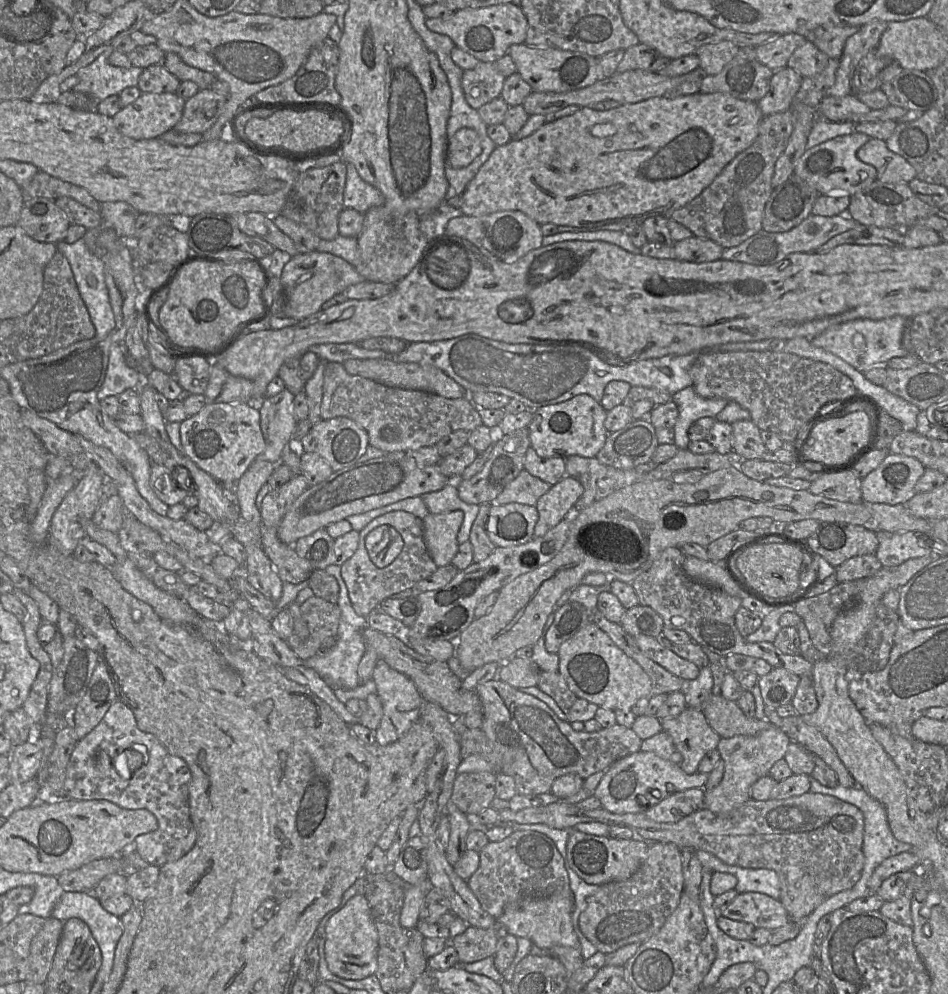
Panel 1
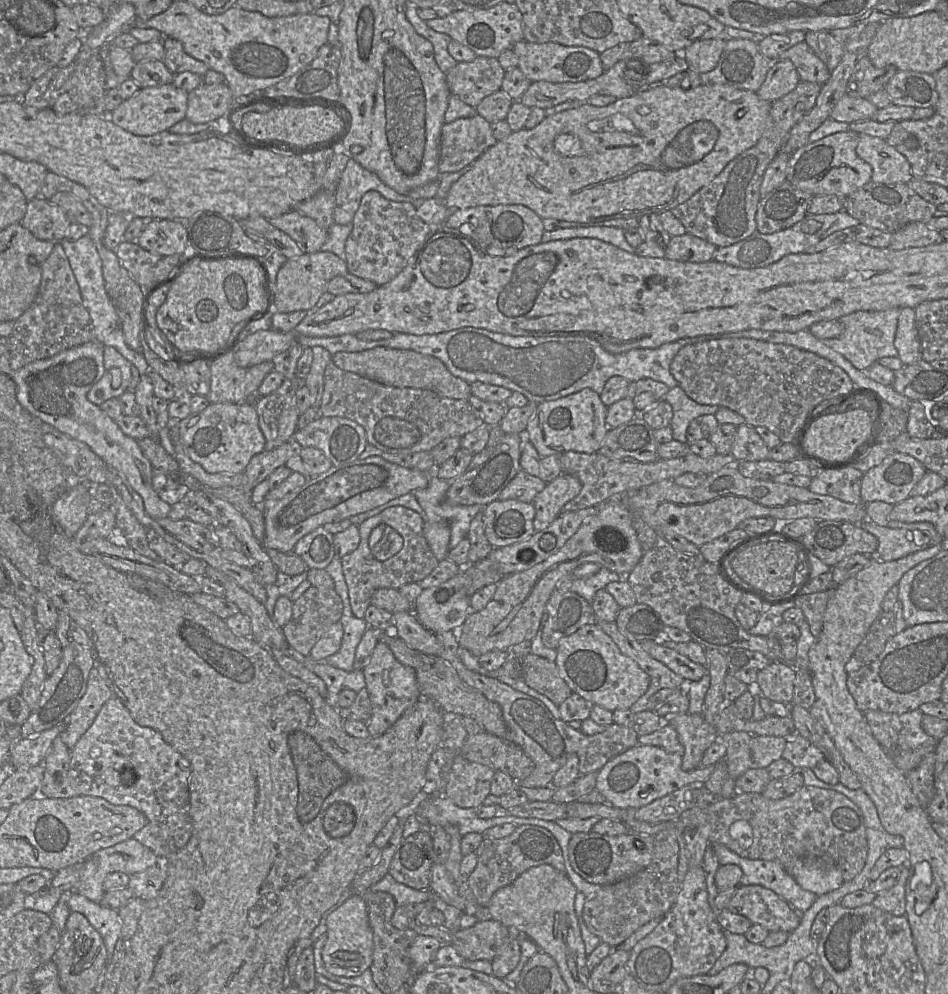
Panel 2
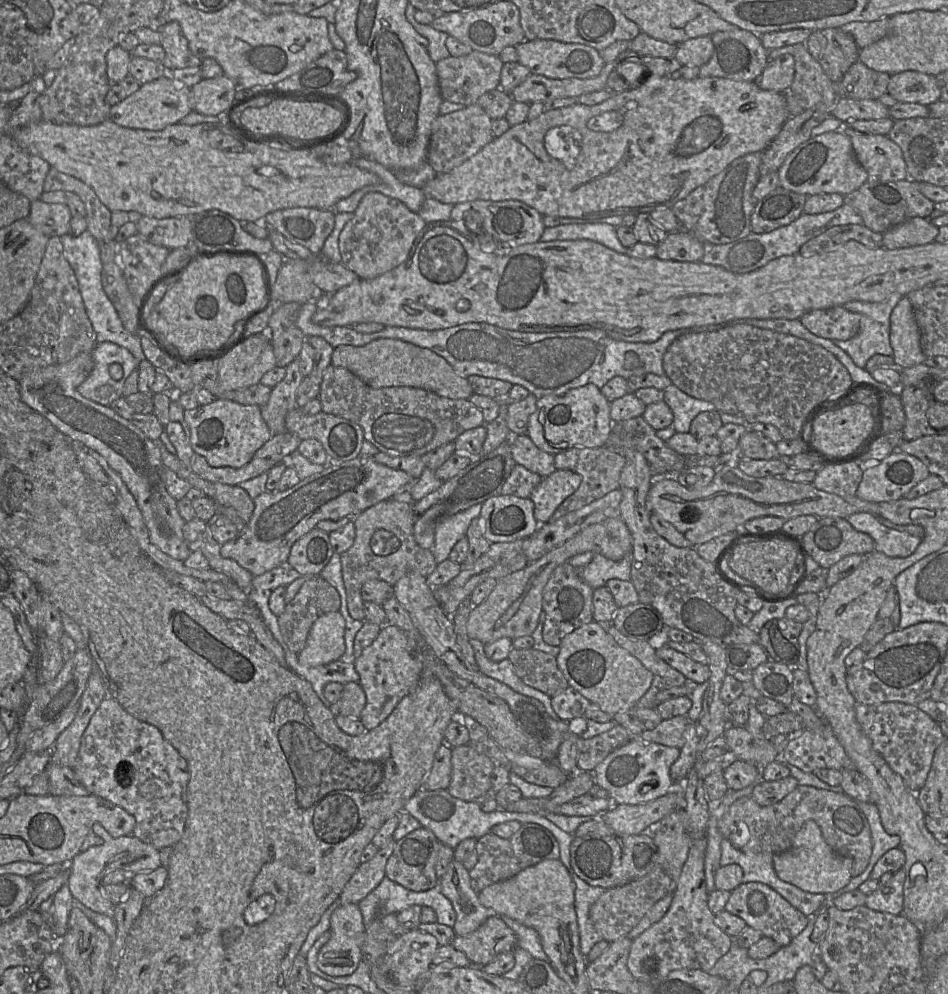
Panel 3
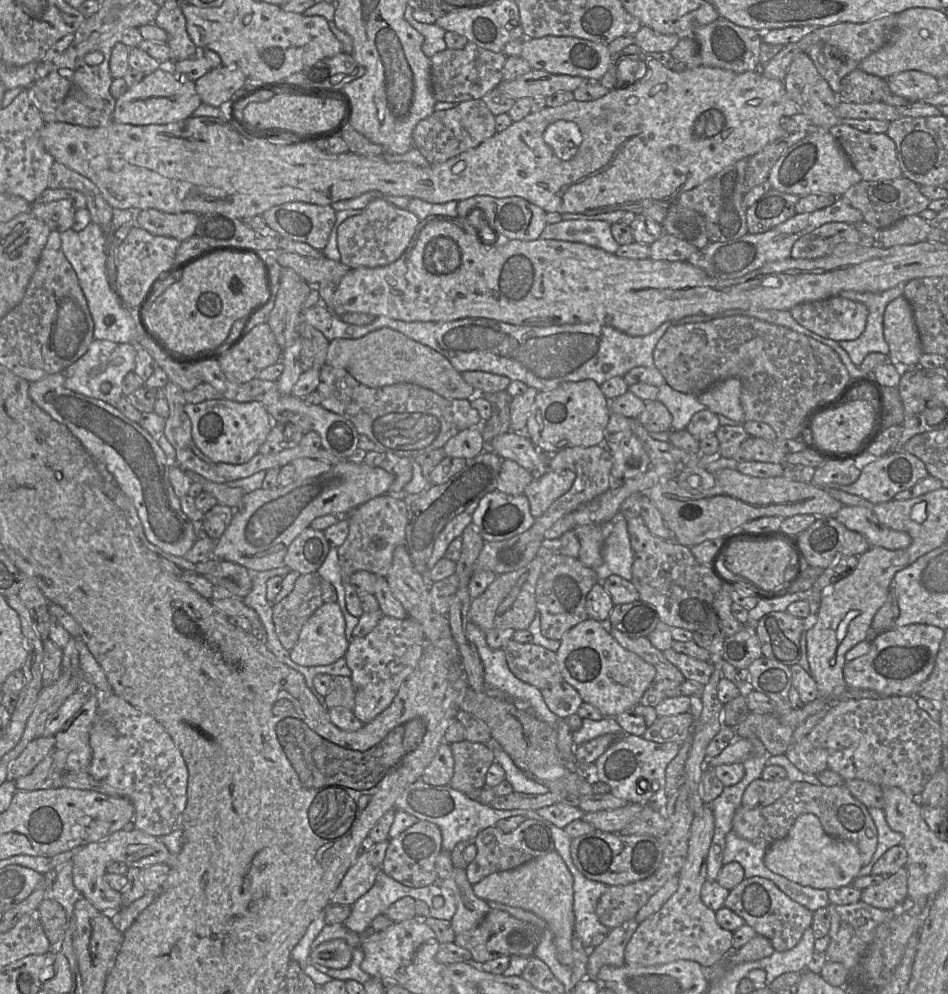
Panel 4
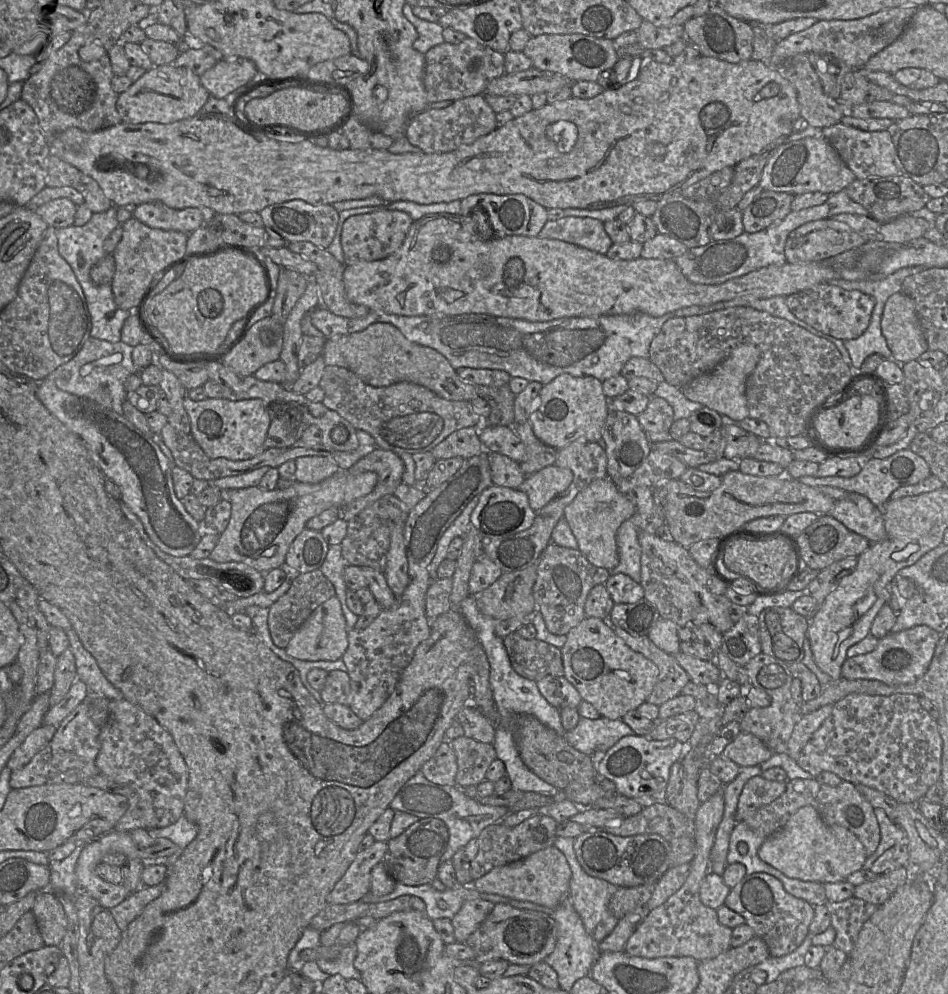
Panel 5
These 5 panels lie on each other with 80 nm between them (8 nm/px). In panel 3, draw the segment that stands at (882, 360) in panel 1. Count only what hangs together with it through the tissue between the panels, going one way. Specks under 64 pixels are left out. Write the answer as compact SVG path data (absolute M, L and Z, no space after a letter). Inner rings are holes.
M894 293L882 302L850 301L843 305L847 310L861 314L860 329L853 338L832 340L859 368L876 354L892 356L890 345L890 315L903 296Z

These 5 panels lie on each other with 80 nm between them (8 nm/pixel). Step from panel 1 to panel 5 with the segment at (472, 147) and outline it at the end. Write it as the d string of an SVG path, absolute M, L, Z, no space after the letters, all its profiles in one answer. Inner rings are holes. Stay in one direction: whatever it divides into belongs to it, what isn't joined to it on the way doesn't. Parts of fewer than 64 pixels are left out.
M478 94L455 100L445 108L433 109L428 107L417 113L408 122L405 136L411 144L425 153L451 152L461 145L473 143L496 129L495 116L496 113L487 103L484 95Z

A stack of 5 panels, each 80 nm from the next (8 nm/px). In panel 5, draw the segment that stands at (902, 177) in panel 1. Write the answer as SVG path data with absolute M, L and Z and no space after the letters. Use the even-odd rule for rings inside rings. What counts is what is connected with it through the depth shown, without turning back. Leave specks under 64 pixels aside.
M840 122L823 128L822 136L833 146L843 162L858 179L899 174L899 169L894 162L894 144L887 130L863 131Z

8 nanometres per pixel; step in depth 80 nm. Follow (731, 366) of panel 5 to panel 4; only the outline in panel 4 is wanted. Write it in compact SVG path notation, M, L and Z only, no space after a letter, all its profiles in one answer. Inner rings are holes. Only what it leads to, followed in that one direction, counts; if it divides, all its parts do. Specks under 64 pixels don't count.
M729 378L700 393L697 398L713 413L743 424L746 420L740 401L741 391L741 381Z

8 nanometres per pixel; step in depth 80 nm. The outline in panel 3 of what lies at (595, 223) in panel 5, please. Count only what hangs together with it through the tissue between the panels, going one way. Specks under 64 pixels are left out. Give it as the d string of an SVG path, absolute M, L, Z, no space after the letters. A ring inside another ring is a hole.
M571 223L545 227L540 241L554 240L590 240L620 254L625 254L627 250L617 238L616 227L607 223Z

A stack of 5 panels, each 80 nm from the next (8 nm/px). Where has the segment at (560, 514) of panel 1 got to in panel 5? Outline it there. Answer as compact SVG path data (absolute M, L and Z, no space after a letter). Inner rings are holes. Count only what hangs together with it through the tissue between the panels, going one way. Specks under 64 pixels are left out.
M550 465L526 475L519 489L527 494L529 505L536 512L566 490L572 481L573 473L569 468Z

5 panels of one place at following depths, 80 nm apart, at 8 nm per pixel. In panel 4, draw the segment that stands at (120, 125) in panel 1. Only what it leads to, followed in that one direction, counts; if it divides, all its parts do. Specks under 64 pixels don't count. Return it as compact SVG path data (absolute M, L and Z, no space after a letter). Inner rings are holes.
M161 64L160 68L145 75L139 83L128 88L116 99L113 120L132 125L169 124L189 118L201 103L195 82L185 79Z

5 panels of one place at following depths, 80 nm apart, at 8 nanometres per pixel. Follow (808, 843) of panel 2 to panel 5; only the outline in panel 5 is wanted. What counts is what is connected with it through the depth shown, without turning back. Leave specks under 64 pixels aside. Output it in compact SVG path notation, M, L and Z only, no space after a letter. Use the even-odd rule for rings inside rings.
M812 779L787 780L785 792L772 803L765 805L744 821L747 826L765 838L781 829L790 817L800 808L811 806L819 813L823 821L829 825L840 825L852 832L863 844L866 857L877 849L881 834L873 806L860 794L855 784L842 781L838 786L831 787Z

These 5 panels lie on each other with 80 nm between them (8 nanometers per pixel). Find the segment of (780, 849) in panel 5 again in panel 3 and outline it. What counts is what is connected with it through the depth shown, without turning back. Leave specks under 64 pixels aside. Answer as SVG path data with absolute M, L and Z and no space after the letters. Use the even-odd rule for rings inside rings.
M806 821L796 833L789 850L773 855L773 867L777 876L798 888L811 892L822 893L831 897L844 888L851 880L853 861L850 857L834 852L826 843L819 825Z

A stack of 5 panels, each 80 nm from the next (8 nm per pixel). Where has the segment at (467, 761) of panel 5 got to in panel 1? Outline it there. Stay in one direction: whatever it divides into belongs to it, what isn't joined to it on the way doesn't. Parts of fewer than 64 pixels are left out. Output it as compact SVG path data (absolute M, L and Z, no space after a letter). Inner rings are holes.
M490 772L457 774L450 797L451 803L467 816L476 816L489 808L496 797L496 774Z

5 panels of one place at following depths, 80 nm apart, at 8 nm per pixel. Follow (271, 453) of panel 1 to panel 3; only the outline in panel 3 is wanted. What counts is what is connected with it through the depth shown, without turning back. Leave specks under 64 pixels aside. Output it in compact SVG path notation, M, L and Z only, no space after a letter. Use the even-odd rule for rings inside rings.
M299 357L286 366L285 377L272 388L266 404L260 406L261 415L266 422L271 435L287 431L286 416L297 408L296 391L303 380L300 371Z

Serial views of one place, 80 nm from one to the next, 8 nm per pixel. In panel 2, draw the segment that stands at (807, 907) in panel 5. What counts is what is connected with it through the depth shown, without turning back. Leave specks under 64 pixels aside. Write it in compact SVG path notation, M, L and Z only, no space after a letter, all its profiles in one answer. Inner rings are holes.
M761 885L738 886L726 909L734 914L748 918L753 924L758 924L769 932L793 932L801 922L801 914L774 891Z

